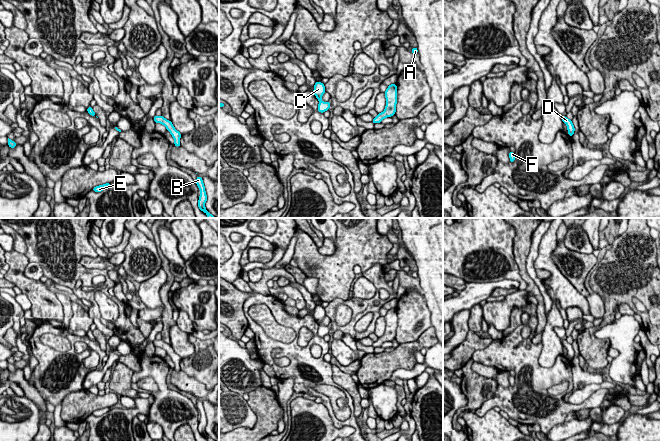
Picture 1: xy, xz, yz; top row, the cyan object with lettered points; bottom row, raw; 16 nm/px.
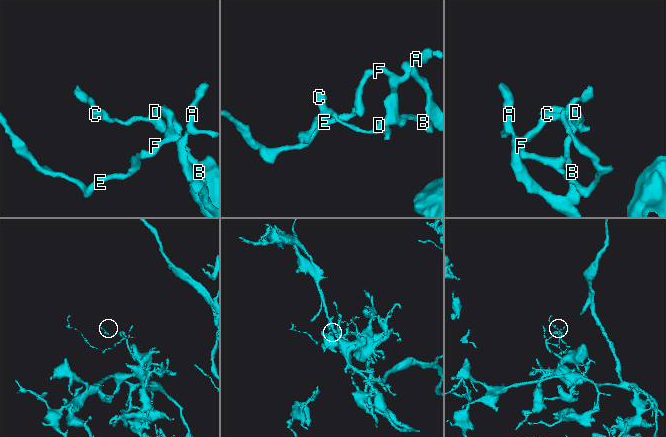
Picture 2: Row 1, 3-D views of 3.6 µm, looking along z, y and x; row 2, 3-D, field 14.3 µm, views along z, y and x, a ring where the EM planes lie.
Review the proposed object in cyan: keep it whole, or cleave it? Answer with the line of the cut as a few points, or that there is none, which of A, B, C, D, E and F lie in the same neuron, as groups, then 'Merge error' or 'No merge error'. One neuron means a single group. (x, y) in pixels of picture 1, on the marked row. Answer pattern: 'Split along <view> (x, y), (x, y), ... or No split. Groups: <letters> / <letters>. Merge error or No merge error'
No split. Groups: A B C D E F. No merge error

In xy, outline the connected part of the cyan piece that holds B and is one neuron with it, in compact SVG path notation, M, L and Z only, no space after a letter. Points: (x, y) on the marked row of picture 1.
M197 176L196 184L200 190L200 196L199 196L199 200L198 200L199 209L207 214L207 218L216 218L215 216L213 216L206 210L205 203L207 201L207 195L206 195L203 179L200 176Z

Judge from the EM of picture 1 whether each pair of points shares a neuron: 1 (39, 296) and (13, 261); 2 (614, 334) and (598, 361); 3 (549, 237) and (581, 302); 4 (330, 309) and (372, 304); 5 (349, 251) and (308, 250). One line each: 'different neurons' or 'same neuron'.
1: same neuron
2: different neurons
3: same neuron
4: same neuron
5: same neuron

